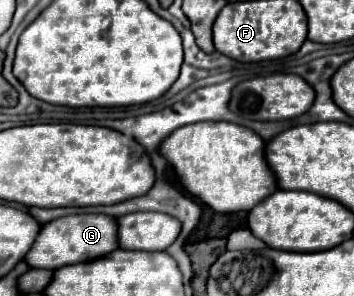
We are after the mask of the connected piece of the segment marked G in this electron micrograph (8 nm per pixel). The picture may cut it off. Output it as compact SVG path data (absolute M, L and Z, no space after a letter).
M75 214L51 220L41 226L33 246L25 254L25 262L31 268L57 270L67 264L87 262L93 258L101 258L117 248L117 222L105 214Z

